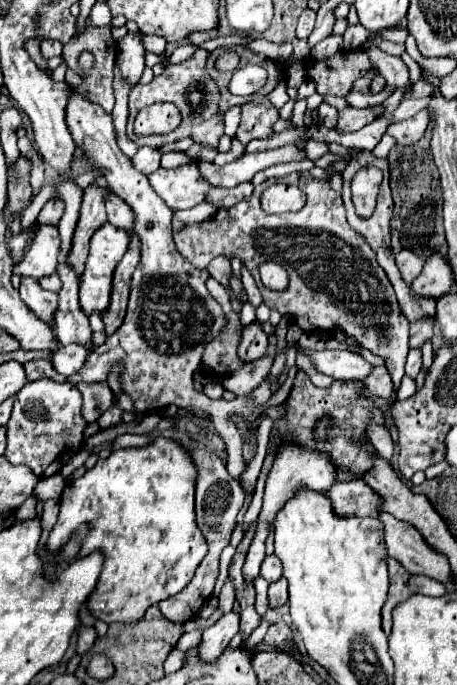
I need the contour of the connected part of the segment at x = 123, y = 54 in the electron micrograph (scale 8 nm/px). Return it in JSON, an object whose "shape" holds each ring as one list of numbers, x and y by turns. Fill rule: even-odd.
{"shape":[[141,32,137,34,127,34,121,42,119,42,119,50,117,50,117,64,121,66,121,74,127,82,131,82,133,86,139,82,141,72,145,68,145,46,141,40]]}

